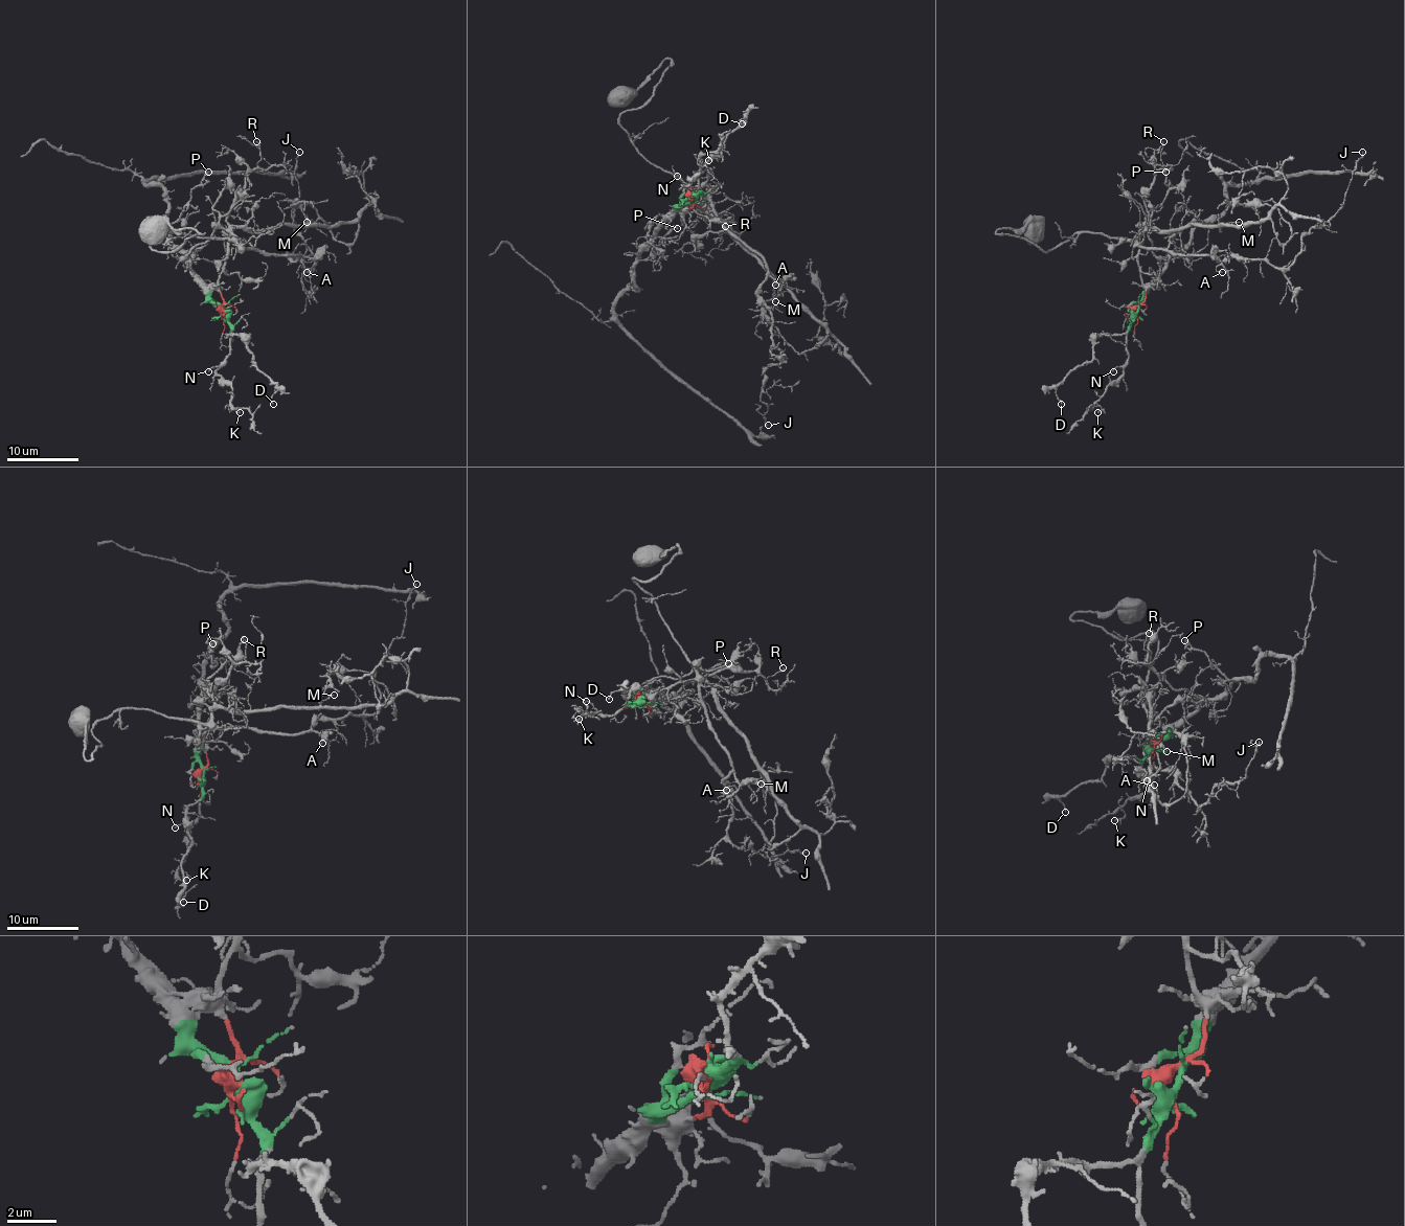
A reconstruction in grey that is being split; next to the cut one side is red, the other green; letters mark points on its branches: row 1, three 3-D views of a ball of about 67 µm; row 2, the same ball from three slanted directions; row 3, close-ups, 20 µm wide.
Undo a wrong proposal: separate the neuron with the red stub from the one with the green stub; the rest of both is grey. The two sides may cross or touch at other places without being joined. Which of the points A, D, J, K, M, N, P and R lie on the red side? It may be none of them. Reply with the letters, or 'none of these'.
A, J, M, R

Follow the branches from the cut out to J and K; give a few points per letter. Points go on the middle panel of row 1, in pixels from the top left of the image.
J: (690, 199), (690, 207), (692, 200), (708, 200), (764, 260), (760, 302), (784, 354), (762, 371), (767, 426)
K: (690, 199), (699, 189), (694, 191), (685, 186), (701, 169), (699, 159), (701, 166), (708, 161)

